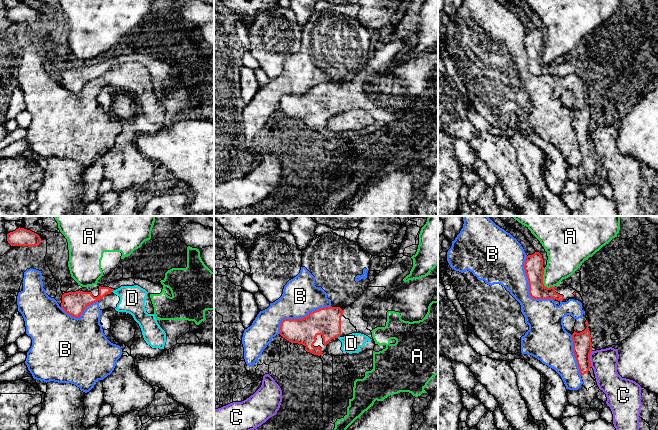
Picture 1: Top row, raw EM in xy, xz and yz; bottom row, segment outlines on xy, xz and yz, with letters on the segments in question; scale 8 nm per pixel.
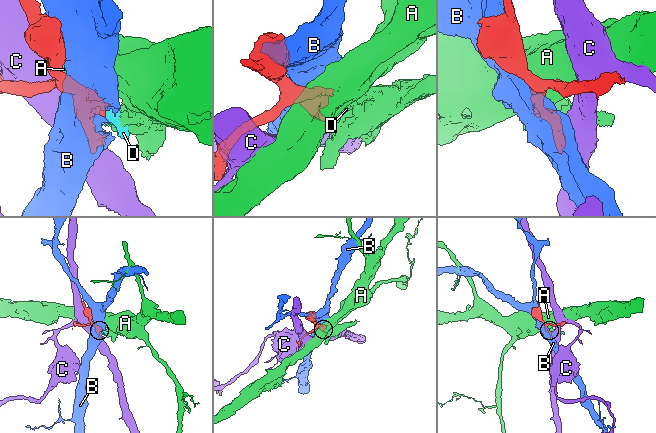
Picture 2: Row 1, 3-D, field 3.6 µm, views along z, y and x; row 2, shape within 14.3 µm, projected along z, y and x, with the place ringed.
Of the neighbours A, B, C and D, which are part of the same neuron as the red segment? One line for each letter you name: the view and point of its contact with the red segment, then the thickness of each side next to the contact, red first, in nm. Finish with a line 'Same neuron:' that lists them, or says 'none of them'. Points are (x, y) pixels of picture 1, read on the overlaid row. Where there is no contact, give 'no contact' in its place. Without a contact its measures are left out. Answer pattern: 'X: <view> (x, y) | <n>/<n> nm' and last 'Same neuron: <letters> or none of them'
D: xy (112, 290) | 130/200 nm
Same neuron: D

